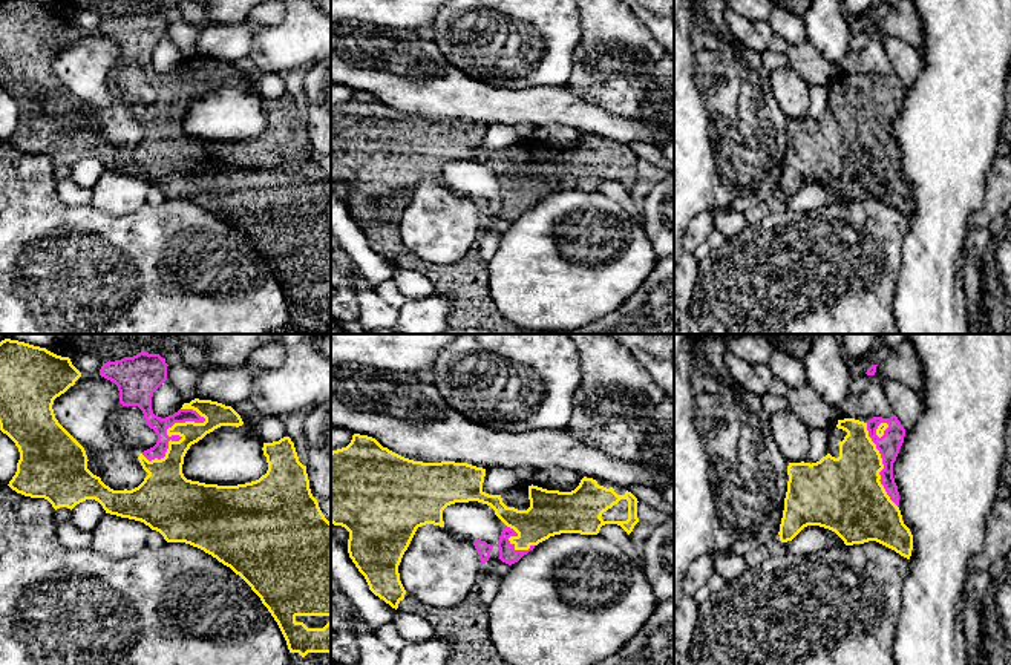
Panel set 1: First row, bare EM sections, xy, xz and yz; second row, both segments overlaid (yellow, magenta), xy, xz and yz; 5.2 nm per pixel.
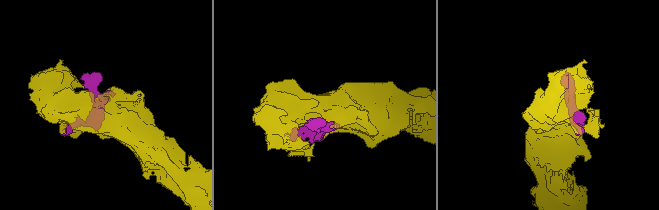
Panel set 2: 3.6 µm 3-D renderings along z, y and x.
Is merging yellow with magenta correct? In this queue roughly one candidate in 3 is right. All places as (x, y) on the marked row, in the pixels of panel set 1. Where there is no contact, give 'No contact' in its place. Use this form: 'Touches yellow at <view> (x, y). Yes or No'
Touches yellow at xy (167, 434). Yes

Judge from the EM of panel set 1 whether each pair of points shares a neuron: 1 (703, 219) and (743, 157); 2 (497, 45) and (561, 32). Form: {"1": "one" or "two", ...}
{"1": "two", "2": "one"}

